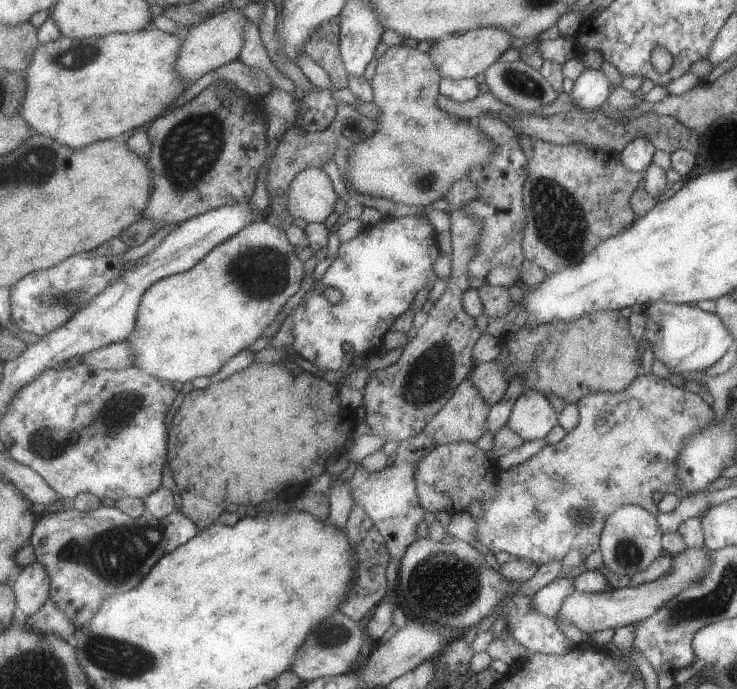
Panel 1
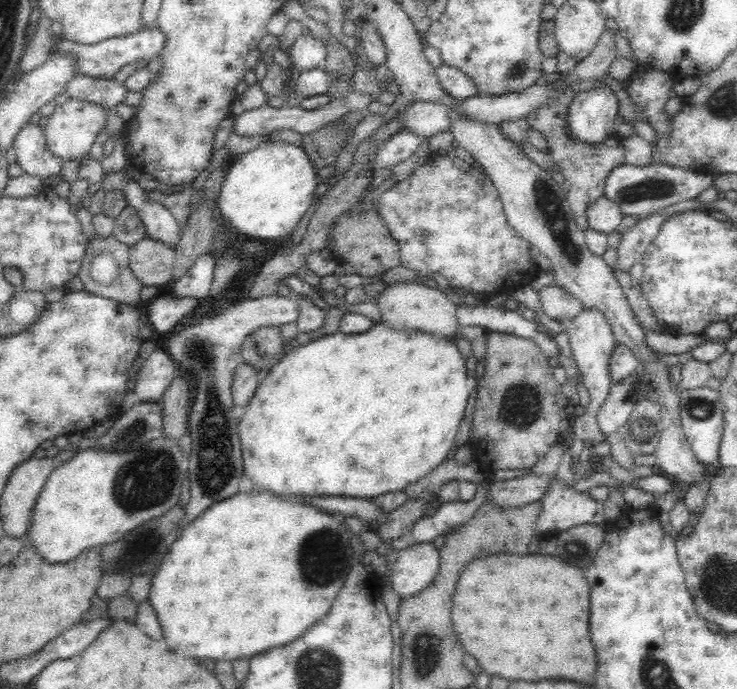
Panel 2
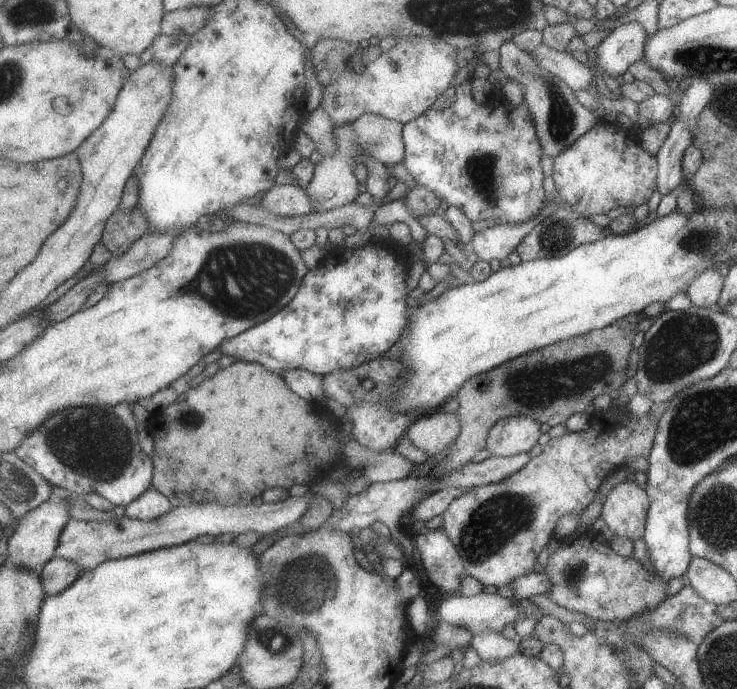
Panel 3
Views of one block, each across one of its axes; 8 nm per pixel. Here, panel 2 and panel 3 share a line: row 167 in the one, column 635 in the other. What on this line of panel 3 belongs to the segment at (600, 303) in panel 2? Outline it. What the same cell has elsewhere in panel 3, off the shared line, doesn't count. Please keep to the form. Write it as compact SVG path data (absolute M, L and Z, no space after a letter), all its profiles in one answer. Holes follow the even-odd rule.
M628 479L612 488L603 506L601 518L612 533L632 541L643 538L650 507L644 488Z

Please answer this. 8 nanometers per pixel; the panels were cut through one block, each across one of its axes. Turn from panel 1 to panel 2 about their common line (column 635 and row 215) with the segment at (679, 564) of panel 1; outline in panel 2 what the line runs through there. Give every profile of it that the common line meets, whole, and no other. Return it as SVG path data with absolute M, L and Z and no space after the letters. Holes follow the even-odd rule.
M602 195L590 202L587 209L587 222L589 228L605 235L616 231L623 219L622 212L616 202Z

